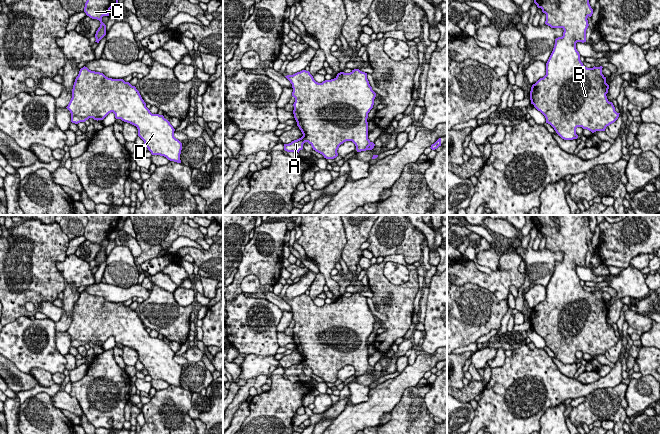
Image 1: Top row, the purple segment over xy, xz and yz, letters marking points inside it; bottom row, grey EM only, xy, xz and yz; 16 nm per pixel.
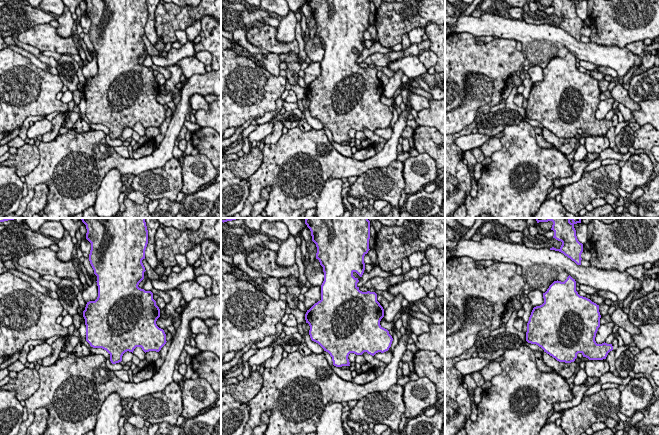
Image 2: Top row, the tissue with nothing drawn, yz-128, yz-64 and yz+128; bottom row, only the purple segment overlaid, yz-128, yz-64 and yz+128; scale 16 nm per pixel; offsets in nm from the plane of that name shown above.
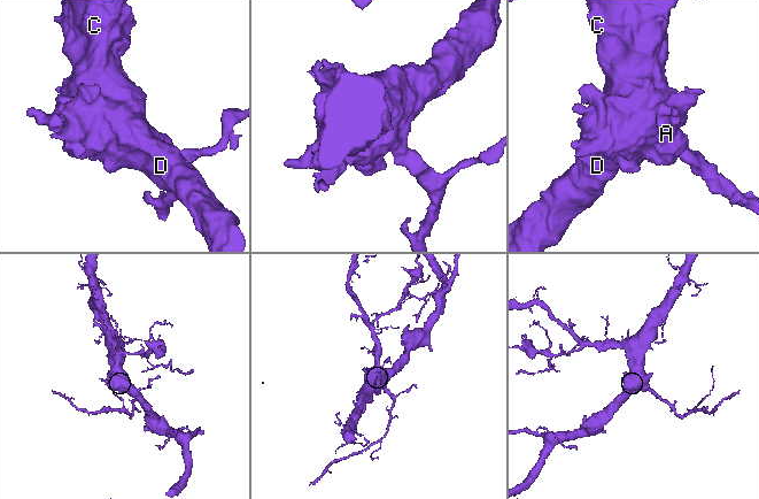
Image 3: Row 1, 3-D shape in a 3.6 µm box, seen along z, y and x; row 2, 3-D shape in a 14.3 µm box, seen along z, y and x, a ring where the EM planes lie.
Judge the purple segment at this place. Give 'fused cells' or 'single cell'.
single cell

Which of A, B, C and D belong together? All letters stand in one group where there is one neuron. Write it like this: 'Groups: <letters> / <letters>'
Groups: A B C D

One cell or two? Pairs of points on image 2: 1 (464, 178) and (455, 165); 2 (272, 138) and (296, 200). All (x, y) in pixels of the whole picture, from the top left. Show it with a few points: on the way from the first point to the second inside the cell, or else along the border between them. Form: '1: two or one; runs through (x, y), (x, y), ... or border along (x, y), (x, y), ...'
1: one; runs through (463, 175), (457, 168)
2: two; border along (282, 134), (275, 143), (264, 144)

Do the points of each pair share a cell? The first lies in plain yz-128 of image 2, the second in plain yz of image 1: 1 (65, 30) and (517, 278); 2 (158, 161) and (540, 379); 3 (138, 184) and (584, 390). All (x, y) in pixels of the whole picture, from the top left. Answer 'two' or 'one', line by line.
1: one
2: one
3: two

